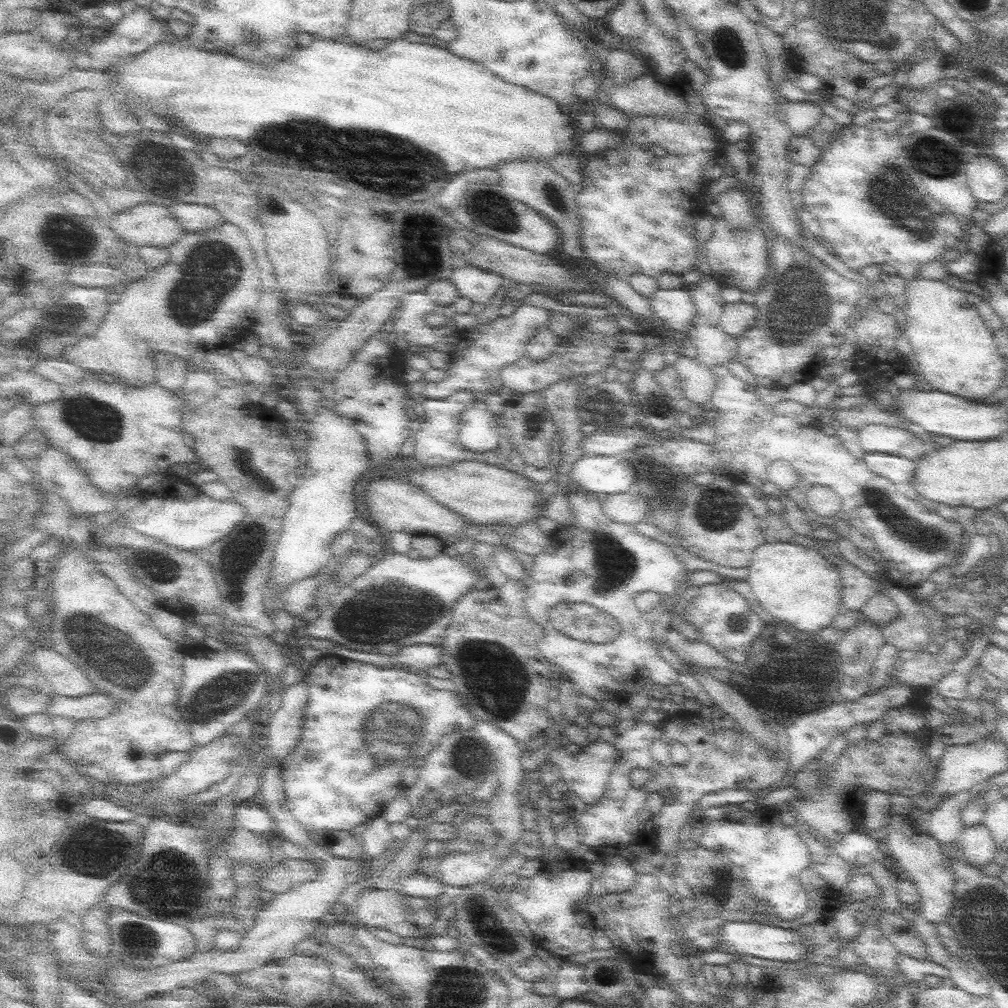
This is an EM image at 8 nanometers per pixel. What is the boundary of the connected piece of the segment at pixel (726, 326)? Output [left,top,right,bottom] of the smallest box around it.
[721,301,758,339]

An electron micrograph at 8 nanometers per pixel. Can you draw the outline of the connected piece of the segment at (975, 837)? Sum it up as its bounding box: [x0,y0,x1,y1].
[961,824,999,869]

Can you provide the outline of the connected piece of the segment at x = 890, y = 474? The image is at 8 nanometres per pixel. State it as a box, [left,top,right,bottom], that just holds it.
[862,452,915,485]

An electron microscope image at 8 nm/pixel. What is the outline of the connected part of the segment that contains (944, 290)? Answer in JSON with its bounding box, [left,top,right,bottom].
[901,275,1005,401]

